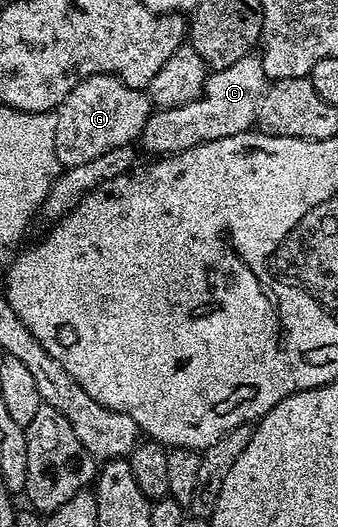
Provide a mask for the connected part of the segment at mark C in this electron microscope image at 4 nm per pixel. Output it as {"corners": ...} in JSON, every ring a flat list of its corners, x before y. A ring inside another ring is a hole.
{"corners":[[250,55,231,63,231,67,210,72,205,78,205,92,191,103,157,109,146,121,139,138,142,150,153,155,182,153,205,141,227,139,227,135,248,133,257,120,257,108,265,95,267,78,260,56],[142,145,142,146,141,146]]}

